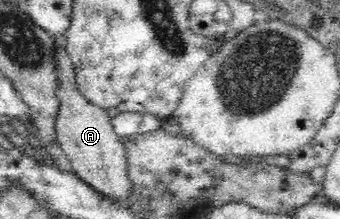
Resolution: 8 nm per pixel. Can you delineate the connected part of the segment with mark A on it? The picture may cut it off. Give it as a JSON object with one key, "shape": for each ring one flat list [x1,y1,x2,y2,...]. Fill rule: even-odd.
{"shape":[[60,39,56,40,51,60,54,63,58,90,55,97,59,100,58,112,55,118,55,140,66,153,75,172,82,180,90,183,100,193,112,197,118,202,127,202,131,193,132,183,126,173,126,153,124,146,118,141,107,109,102,108,82,95,77,88,74,65]]}

